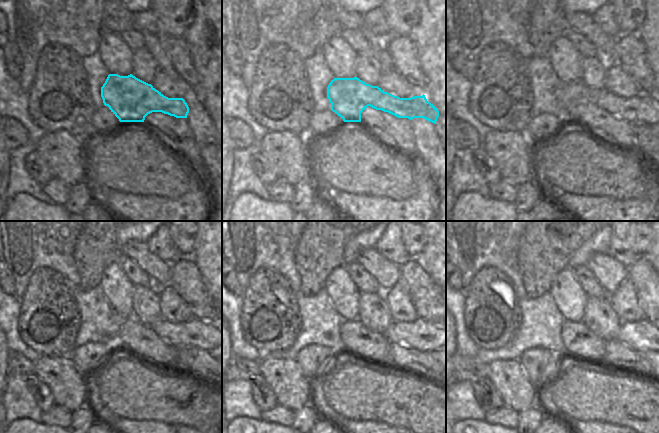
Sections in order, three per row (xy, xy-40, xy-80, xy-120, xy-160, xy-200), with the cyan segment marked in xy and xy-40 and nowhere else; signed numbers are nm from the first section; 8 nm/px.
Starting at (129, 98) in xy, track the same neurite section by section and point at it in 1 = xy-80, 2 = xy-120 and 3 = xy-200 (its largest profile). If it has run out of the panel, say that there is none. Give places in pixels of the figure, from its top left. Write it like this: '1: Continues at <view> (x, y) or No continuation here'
1: Continues at xy-80 (643, 109)
2: Continues at xy-120 (197, 333)
3: Continues at xy-200 (643, 336)

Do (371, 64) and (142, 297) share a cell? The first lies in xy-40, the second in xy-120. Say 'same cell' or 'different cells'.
same cell

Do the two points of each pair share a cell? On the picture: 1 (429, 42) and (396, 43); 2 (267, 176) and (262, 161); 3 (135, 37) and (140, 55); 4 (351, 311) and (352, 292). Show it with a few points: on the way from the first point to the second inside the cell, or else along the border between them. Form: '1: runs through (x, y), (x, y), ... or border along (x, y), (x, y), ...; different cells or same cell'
1: border along (407, 35), (416, 47), (420, 65); different cells
2: runs through (266, 172), (262, 165); same cell
3: border along (144, 45), (133, 52); different cells
4: runs through (351, 306), (351, 297); same cell

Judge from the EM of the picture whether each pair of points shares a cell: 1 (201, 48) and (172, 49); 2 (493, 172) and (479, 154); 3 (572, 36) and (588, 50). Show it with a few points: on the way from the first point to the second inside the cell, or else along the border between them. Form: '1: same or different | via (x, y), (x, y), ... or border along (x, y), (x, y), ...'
1: different | border along (182, 36), (195, 70)
2: same | via (491, 168), (483, 158)
3: same | via (576, 40), (584, 47)

